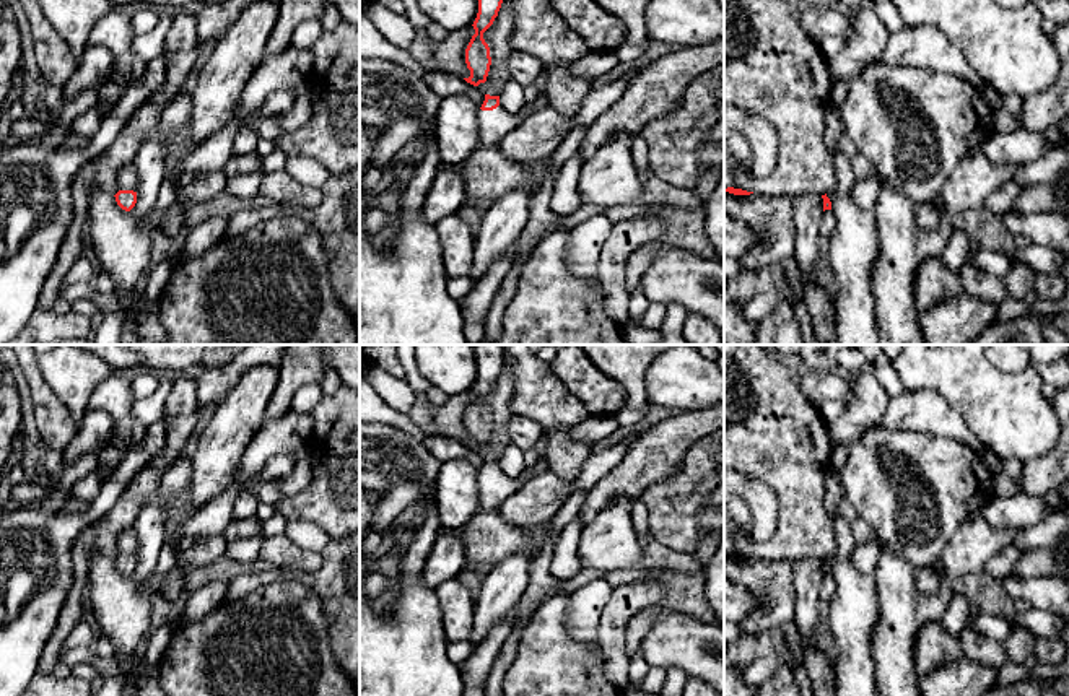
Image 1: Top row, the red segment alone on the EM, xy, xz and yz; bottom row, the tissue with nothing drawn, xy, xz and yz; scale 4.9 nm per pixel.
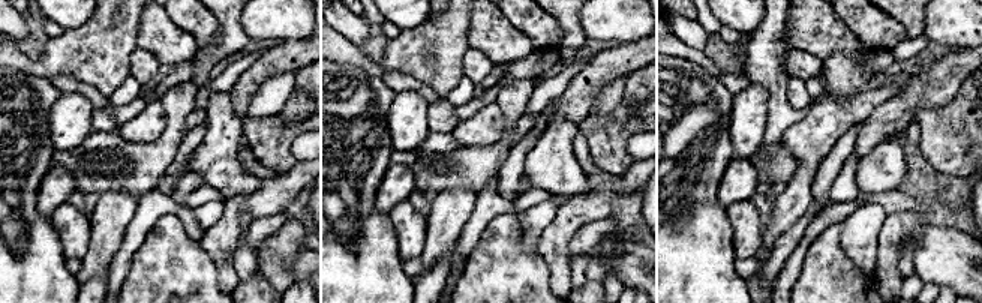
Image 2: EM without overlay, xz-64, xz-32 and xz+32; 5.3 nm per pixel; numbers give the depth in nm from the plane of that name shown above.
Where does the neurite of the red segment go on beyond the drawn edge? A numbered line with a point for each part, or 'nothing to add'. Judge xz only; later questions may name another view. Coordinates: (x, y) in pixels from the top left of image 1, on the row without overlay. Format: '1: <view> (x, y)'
1: xz (495, 488)

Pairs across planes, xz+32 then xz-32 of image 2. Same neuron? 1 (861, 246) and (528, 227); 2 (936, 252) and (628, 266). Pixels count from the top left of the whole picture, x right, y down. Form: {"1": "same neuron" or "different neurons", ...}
{"1": "same neuron", "2": "same neuron"}

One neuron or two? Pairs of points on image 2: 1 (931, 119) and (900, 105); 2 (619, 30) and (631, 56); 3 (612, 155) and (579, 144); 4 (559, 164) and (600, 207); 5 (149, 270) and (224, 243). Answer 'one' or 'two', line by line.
1: two
2: two
3: two
4: two
5: two

